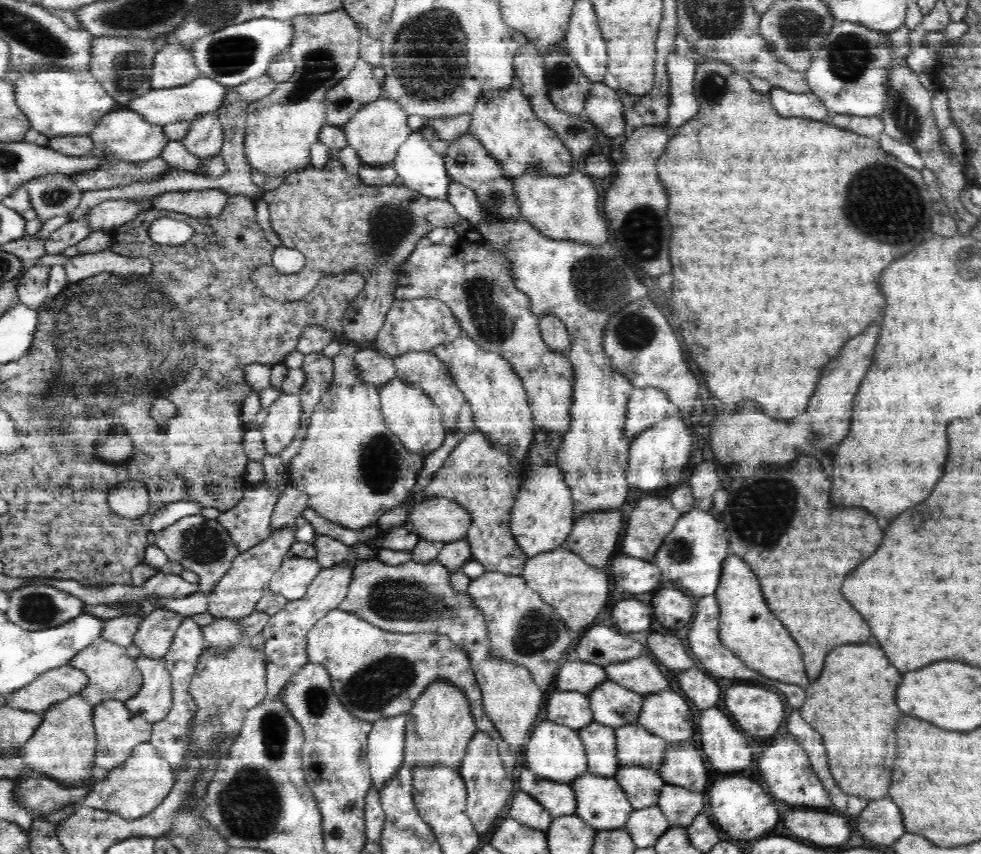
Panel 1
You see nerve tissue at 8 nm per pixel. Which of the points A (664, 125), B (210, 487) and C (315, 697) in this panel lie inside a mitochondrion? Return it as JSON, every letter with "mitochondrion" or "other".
{"A":"other","B":"other","C":"mitochondrion"}

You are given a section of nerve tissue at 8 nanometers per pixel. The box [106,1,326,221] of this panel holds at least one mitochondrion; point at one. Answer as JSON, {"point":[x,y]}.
{"point":[231,54]}

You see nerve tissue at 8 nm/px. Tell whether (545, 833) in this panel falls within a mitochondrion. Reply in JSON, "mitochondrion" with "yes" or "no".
{"mitochondrion":"no"}

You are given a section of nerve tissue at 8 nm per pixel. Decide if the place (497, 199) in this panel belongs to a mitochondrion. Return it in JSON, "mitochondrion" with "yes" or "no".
{"mitochondrion":"yes"}

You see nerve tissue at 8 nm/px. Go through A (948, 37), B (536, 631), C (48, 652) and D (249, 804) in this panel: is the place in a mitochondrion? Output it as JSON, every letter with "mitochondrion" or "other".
{"A":"other","B":"mitochondrion","C":"mitochondrion","D":"mitochondrion"}

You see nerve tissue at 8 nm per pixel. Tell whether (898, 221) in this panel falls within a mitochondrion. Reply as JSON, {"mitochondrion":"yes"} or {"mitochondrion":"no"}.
{"mitochondrion":"yes"}

